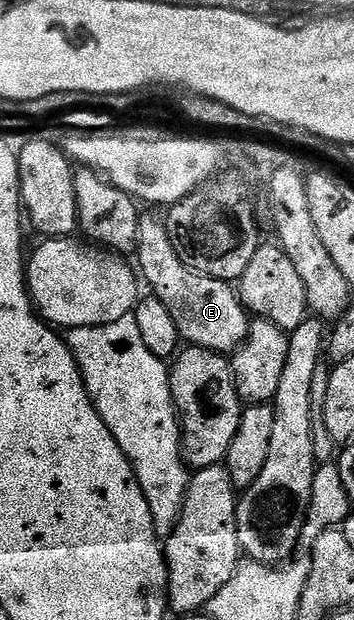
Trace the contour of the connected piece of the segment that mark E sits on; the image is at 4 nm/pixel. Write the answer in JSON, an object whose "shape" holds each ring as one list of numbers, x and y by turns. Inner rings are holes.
{"shape":[[144,214,139,220,139,255,138,270,144,284,152,287,154,298,163,302,165,309,177,321,179,338,184,344,220,353,234,353,247,340,247,328,249,326,249,312,239,299,239,292,226,279,218,279,212,275,204,275,202,271,196,271,190,262,184,261,175,252,175,246,171,244,171,234,167,231,162,218,154,219,153,216]]}

